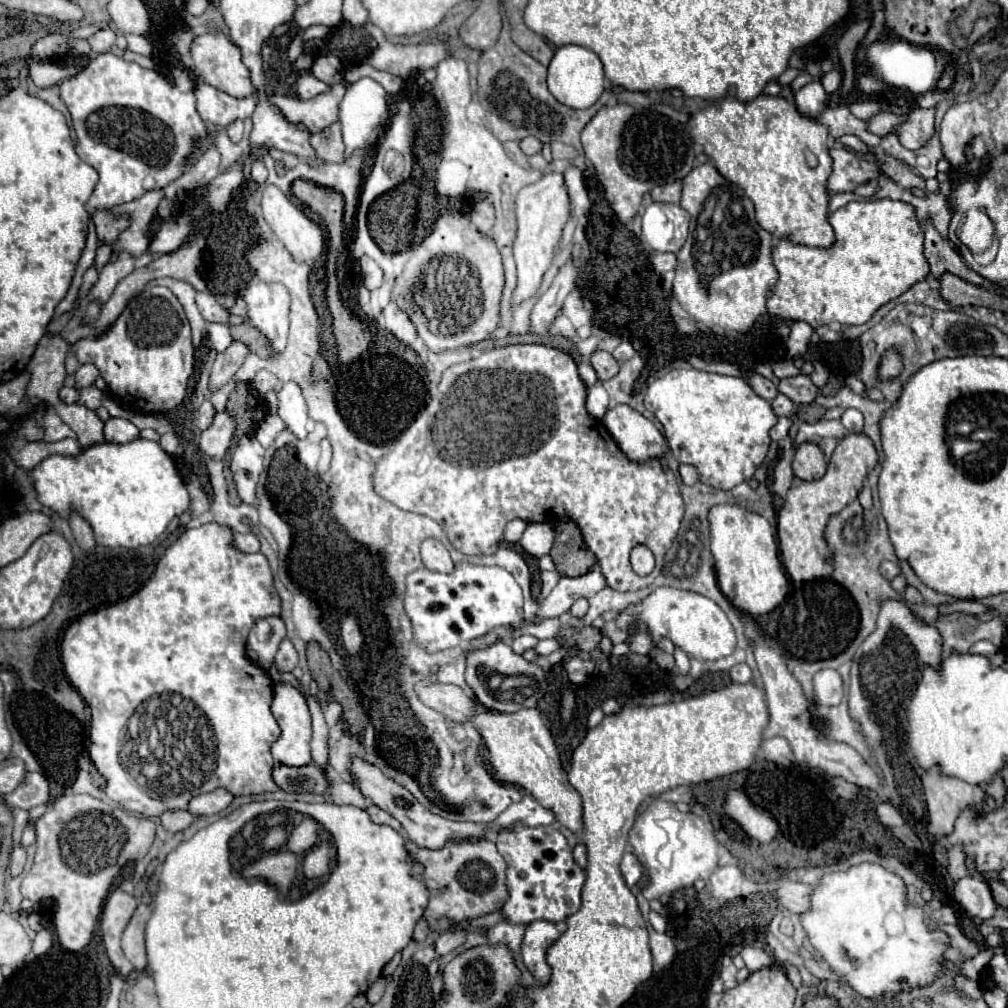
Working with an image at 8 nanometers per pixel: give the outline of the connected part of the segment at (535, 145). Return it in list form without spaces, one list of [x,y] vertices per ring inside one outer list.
[[[526,136],[526,138],[520,140],[520,148],[522,148],[524,154],[536,154],[536,152],[540,152],[542,144],[540,144],[538,138],[530,138],[530,136]]]

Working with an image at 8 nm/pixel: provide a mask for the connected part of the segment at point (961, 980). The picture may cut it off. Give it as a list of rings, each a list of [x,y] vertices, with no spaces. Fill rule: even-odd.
[[[956,974],[956,976],[954,976],[954,988],[956,988],[962,996],[966,996],[966,998],[970,998],[970,1000],[982,998],[982,990],[978,988],[978,984],[976,984],[974,980],[970,980],[970,978],[964,978],[962,974]]]

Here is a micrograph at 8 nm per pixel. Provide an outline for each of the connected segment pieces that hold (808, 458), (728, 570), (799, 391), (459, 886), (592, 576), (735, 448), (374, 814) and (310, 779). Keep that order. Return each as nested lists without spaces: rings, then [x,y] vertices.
[[[812,442],[800,444],[796,448],[792,470],[794,470],[794,476],[800,478],[800,480],[818,480],[818,478],[822,478],[822,474],[826,472],[826,460],[824,460],[822,450]]]
[[[716,506],[710,510],[710,540],[718,586],[736,610],[750,616],[760,616],[774,610],[786,598],[788,578],[778,558],[774,530],[766,518],[750,514],[740,506]]]
[[[802,374],[780,380],[778,390],[782,394],[786,394],[796,404],[810,404],[810,402],[814,402],[816,392],[818,392],[818,388],[812,384],[812,380],[808,376],[802,376]]]
[[[404,840],[406,850],[410,850],[410,858],[424,868],[424,882],[430,892],[430,904],[424,912],[424,920],[428,922],[432,932],[446,932],[456,928],[460,922],[490,914],[500,908],[506,900],[506,862],[498,854],[496,844],[490,840],[460,840],[446,842],[446,846],[438,850],[426,850],[414,846],[414,842]]]
[[[594,564],[586,574],[578,578],[560,578],[556,588],[550,592],[550,596],[540,604],[538,620],[540,618],[554,618],[570,610],[570,606],[578,598],[592,598],[596,592],[600,592],[606,586],[606,578],[602,574],[602,568]]]
[[[694,368],[670,370],[652,382],[644,406],[664,426],[674,458],[696,466],[700,482],[718,490],[730,490],[754,476],[768,454],[768,430],[776,424],[770,402],[760,398],[746,380]]]
[[[368,806],[368,814],[370,814],[370,818],[376,822],[376,824],[388,824],[388,826],[392,826],[394,830],[402,830],[402,826],[388,814],[388,812],[384,812],[382,808],[378,808],[378,806]]]
[[[314,762],[294,768],[276,764],[272,770],[274,784],[284,792],[310,792],[310,794],[328,794],[330,782],[320,766]]]

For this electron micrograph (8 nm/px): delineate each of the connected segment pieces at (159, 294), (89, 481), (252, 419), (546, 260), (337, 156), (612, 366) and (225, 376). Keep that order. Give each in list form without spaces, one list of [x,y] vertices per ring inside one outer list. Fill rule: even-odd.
[[[146,286],[142,294],[134,296],[122,314],[114,320],[110,328],[100,332],[98,336],[80,338],[72,346],[72,354],[78,358],[80,364],[92,362],[104,380],[108,382],[110,390],[128,402],[134,410],[154,414],[154,412],[168,412],[182,404],[188,388],[188,378],[194,372],[194,346],[190,340],[190,324],[182,310],[178,298],[164,286]]]
[[[136,438],[126,444],[110,444],[100,442],[92,444],[84,450],[80,450],[76,456],[60,456],[52,454],[44,458],[36,468],[28,472],[28,478],[38,494],[38,502],[52,512],[56,512],[60,518],[70,518],[70,506],[78,506],[82,510],[82,518],[92,526],[96,544],[108,546],[108,548],[138,548],[154,542],[166,526],[172,522],[174,516],[180,516],[188,504],[190,496],[186,490],[186,484],[174,466],[172,458],[160,448],[158,442]]]
[[[238,382],[228,398],[228,410],[238,422],[236,436],[254,434],[258,424],[266,418],[266,404],[262,402],[262,396],[254,392],[254,388],[248,382]]]
[[[548,172],[538,182],[522,188],[516,198],[516,216],[518,216],[518,236],[514,242],[514,258],[518,266],[518,288],[514,290],[514,302],[530,298],[542,280],[542,274],[552,264],[556,246],[560,242],[560,232],[568,222],[570,214],[570,196],[560,172]]]
[[[334,122],[326,130],[312,134],[310,144],[314,146],[314,152],[322,162],[330,164],[344,164],[344,142],[342,142],[342,126],[340,122]]]
[[[596,350],[592,354],[592,358],[590,358],[590,364],[596,370],[600,380],[610,380],[618,372],[618,368],[620,368],[620,364],[612,358],[612,354],[608,354],[604,350]]]
[[[236,340],[222,354],[218,354],[214,368],[212,368],[214,378],[210,378],[210,388],[220,388],[226,380],[230,380],[238,372],[238,368],[242,366],[248,354],[250,354],[248,346]]]

